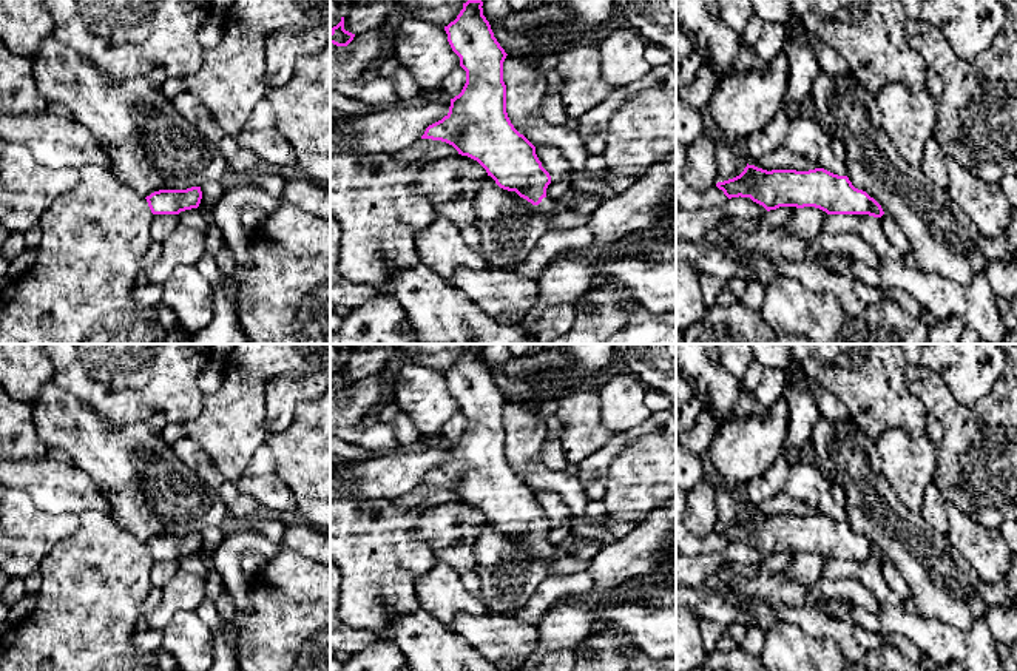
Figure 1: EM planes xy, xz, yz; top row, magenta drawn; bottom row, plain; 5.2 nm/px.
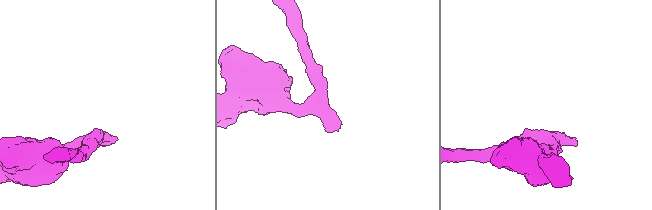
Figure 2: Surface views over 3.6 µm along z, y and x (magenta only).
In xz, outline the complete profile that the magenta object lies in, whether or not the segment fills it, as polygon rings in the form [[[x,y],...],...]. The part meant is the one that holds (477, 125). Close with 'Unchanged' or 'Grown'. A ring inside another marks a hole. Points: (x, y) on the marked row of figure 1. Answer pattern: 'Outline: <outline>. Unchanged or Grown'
Outline: [[[468,0],[454,22],[444,26],[452,51],[466,71],[466,83],[458,96],[451,99],[449,113],[429,125],[421,139],[441,140],[452,145],[458,154],[477,160],[495,184],[532,204],[537,214],[549,216],[554,208],[546,188],[549,173],[542,167],[536,147],[520,134],[506,113],[506,85],[503,82],[505,49],[500,46],[489,22],[483,15],[481,0]]]. Grown

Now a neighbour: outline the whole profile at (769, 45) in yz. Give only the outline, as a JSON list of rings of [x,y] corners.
[[[764,22],[761,35],[753,45],[755,52],[767,63],[772,62],[781,51],[787,34],[782,25]]]

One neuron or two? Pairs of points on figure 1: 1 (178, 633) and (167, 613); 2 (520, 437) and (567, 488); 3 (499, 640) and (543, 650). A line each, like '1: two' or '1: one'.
1: two
2: one
3: two

